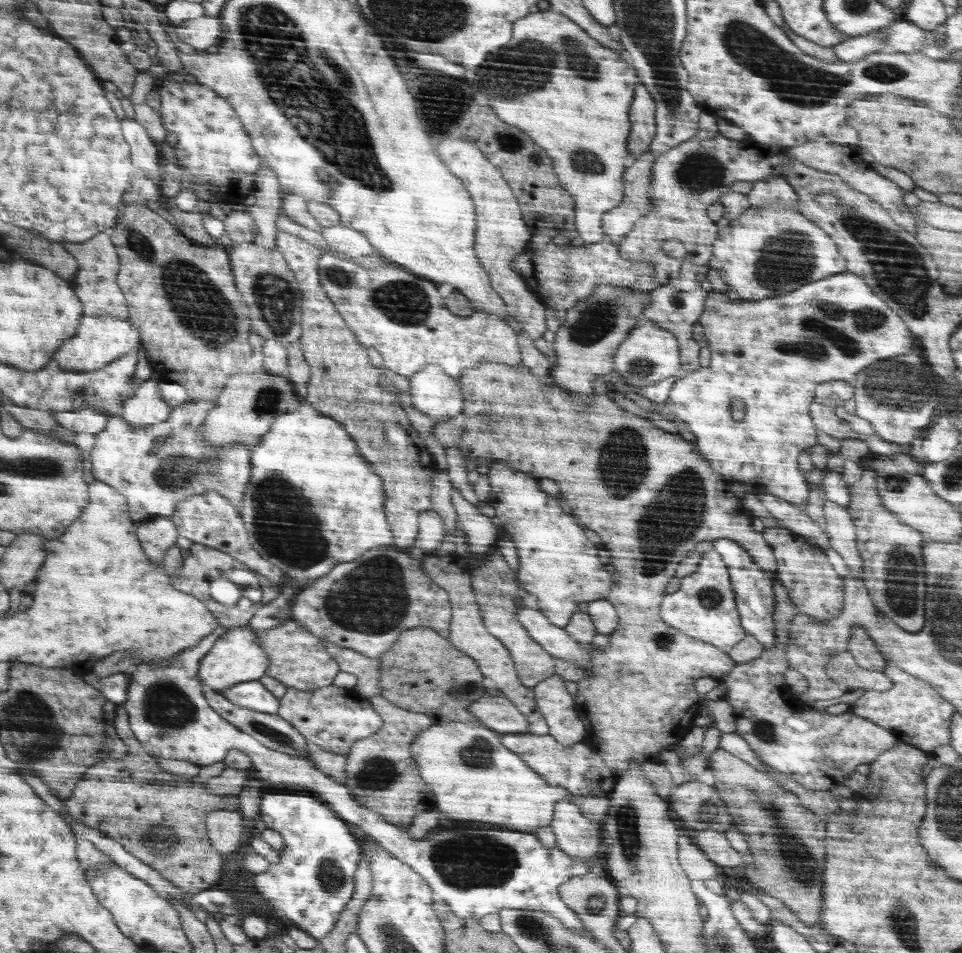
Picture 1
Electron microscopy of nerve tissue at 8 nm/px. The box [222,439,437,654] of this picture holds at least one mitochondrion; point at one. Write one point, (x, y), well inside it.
(371, 599)

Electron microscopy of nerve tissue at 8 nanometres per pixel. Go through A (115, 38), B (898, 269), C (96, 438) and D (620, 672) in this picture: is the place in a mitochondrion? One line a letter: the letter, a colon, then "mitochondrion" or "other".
A: other
B: mitochondrion
C: other
D: mitochondrion

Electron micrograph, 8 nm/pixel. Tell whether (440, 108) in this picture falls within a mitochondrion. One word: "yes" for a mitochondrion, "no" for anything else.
yes

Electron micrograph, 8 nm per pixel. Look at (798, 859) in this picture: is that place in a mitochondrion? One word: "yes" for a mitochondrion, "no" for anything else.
yes

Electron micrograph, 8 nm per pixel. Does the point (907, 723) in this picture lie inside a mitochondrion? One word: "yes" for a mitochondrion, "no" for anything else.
no

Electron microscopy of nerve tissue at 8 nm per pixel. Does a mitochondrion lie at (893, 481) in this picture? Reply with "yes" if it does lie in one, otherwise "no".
yes

